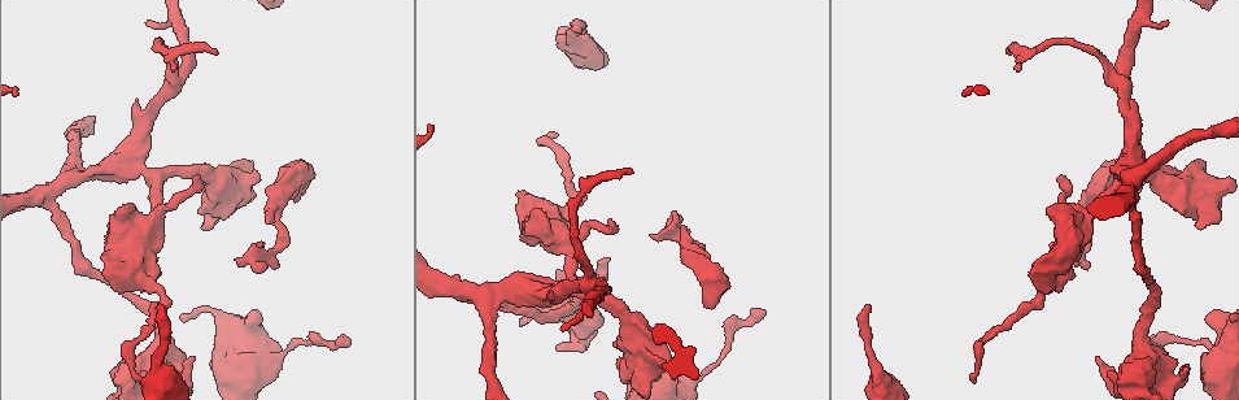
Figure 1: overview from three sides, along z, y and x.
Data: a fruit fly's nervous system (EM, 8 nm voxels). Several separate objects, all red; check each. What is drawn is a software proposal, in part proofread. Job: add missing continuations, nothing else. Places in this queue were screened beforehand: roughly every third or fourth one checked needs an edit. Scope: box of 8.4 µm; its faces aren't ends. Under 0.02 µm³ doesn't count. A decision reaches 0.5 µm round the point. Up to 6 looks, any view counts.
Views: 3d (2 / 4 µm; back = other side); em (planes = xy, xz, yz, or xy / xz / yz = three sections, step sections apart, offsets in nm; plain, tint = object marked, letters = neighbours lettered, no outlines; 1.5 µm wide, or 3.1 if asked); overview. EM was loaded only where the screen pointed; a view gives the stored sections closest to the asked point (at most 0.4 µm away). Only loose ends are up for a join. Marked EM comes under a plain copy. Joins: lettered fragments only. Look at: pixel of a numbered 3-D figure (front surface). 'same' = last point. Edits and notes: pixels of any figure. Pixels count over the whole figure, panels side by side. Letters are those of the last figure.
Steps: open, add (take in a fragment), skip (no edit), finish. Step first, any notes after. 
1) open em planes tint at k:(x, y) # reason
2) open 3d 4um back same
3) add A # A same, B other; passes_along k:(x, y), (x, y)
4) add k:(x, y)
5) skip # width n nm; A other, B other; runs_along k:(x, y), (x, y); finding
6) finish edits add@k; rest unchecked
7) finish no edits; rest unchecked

open em xy step 8 tint at 1:(160, 303) # end of a long branch

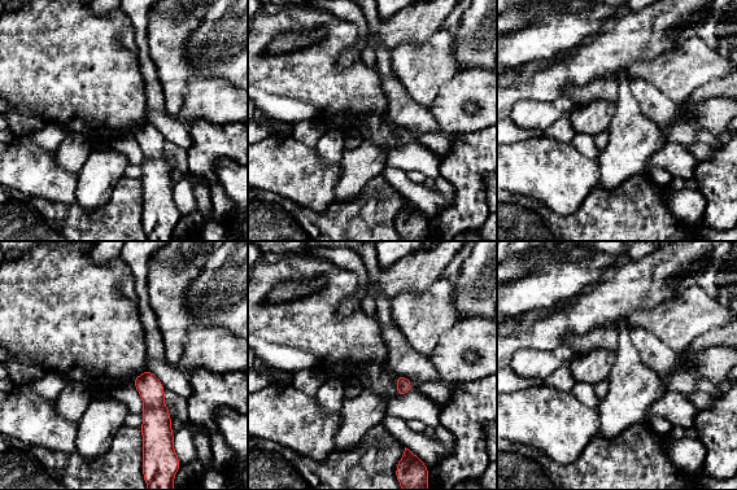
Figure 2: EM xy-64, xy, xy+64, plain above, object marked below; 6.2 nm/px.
open em planes tint same # another direction

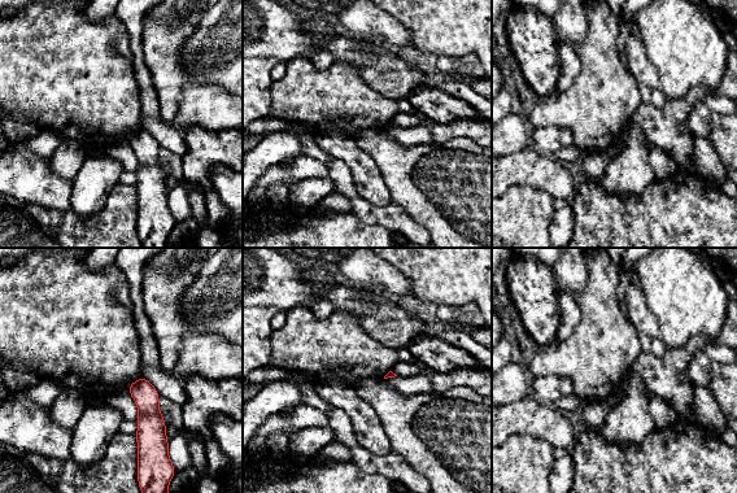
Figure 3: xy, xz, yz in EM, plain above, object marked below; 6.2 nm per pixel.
open em planes letters same

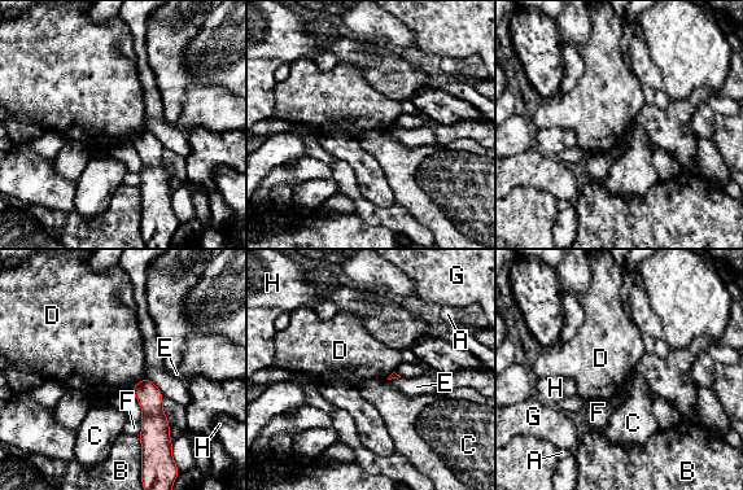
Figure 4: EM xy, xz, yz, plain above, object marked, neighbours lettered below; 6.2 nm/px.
skip # A other, B other, C other, D other, E other, F other, G other, H other; border 4:(144, 376), (130, 389); no lettered fragment goes on from it

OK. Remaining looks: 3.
open 3d 2um at 1:(157, 275) # stops while still wide

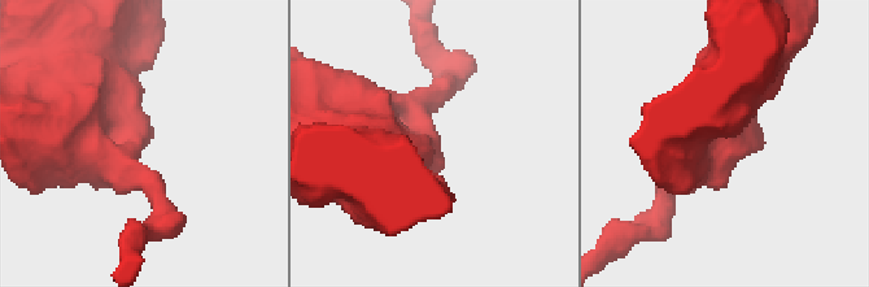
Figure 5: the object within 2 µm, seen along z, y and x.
open em planes letters at 5:(439, 172) # need the tissue

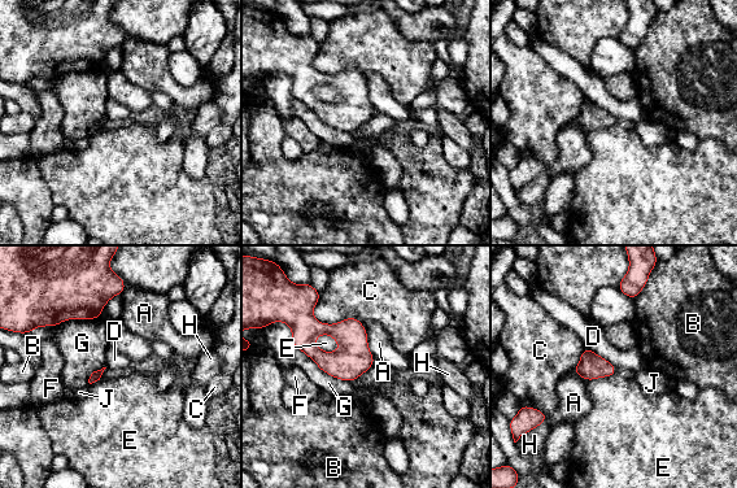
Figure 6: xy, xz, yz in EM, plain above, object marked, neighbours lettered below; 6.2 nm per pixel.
skip # longest_contact G 420 nm; A other, B other, C other, D other, E other, F other, G other, H other, J other; no lettered fragment goes on from it

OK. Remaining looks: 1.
finish no edits; rest unchecked

